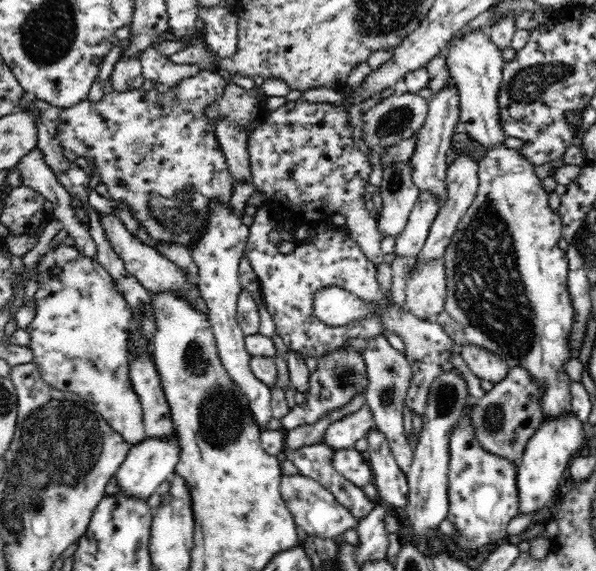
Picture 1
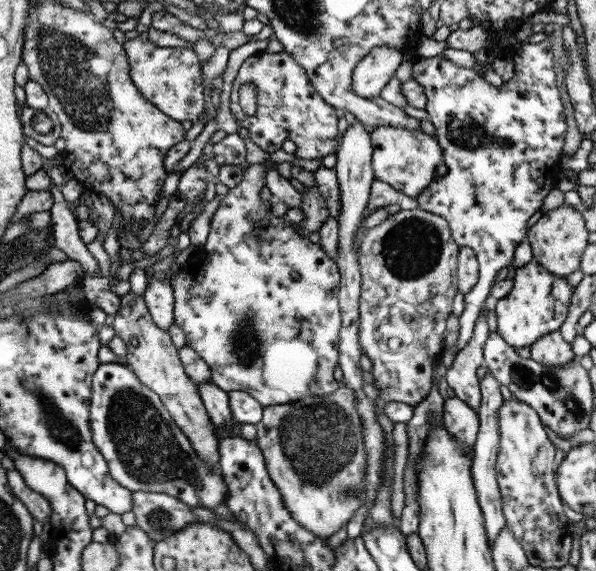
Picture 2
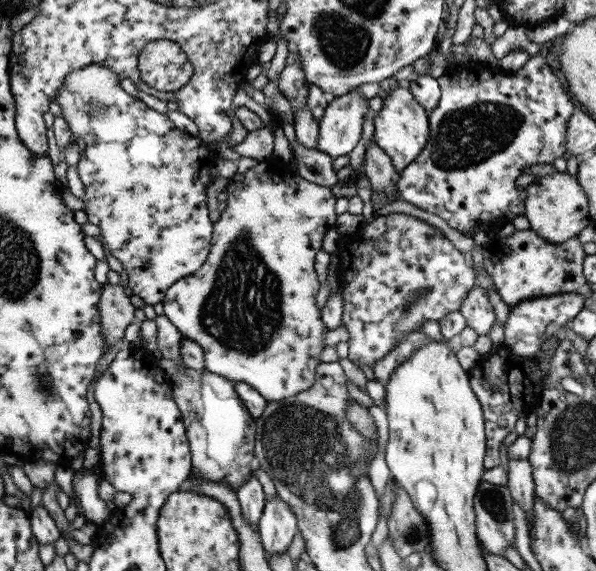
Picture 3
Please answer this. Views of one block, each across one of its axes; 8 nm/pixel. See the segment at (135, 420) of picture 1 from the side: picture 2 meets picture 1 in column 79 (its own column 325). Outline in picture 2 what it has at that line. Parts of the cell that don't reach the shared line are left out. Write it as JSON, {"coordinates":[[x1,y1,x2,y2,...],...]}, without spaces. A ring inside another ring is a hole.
{"coordinates":[[249,164,243,170,241,181,221,196,219,205,213,212,205,243,198,247,198,252,187,260,177,275,169,279,169,284,173,290,175,324,183,330,186,346,207,364,211,382,223,392,243,391,251,395,261,406,266,407,290,403,307,396,325,396,337,388,338,382,334,379,334,370,338,366,338,332,341,313,338,305,340,274,336,261,329,258,317,243,309,241,306,234,291,227,284,217,277,218,269,214,270,204,259,199,259,190,264,185,265,164]]}

